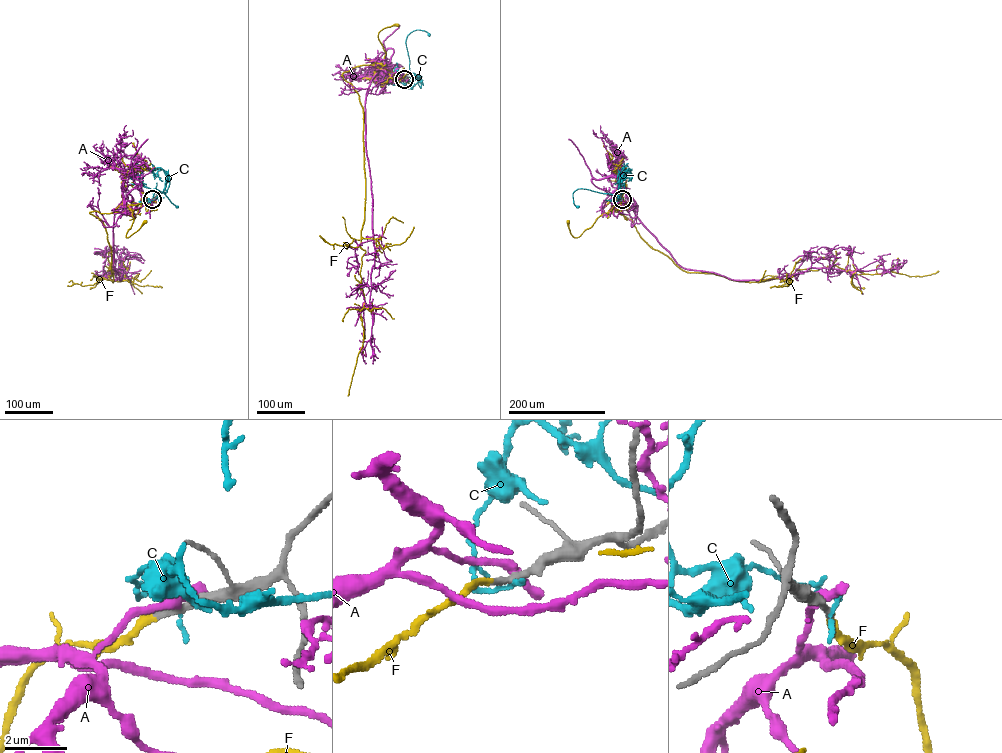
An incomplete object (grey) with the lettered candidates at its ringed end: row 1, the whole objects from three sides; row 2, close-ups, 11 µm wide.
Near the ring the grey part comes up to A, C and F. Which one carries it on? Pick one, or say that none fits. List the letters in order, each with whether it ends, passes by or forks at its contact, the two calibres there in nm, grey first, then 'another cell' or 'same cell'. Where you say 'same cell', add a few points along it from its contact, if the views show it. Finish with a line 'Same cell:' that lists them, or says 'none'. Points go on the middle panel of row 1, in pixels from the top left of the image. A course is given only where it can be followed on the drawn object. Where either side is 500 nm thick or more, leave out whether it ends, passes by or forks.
A: it ends; calibres 360 and 440 nm; another cell
C: it ends; calibres 280 and 150 nm; another cell
F: it ends; calibres 200 and 200 nm; same cell; course (404, 79), (401, 81), (385, 69), (379, 69), (384, 65), (386, 53), (378, 32), (397, 25)
Same cell: F

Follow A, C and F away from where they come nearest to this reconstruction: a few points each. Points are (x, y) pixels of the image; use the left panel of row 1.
A: (152, 199), (130, 175), (141, 186), (115, 209), (120, 280), (114, 261)
C: (152, 199), (157, 196), (155, 188), (177, 206)
F: (152, 199), (128, 204), (134, 219), (126, 237), (145, 221)

